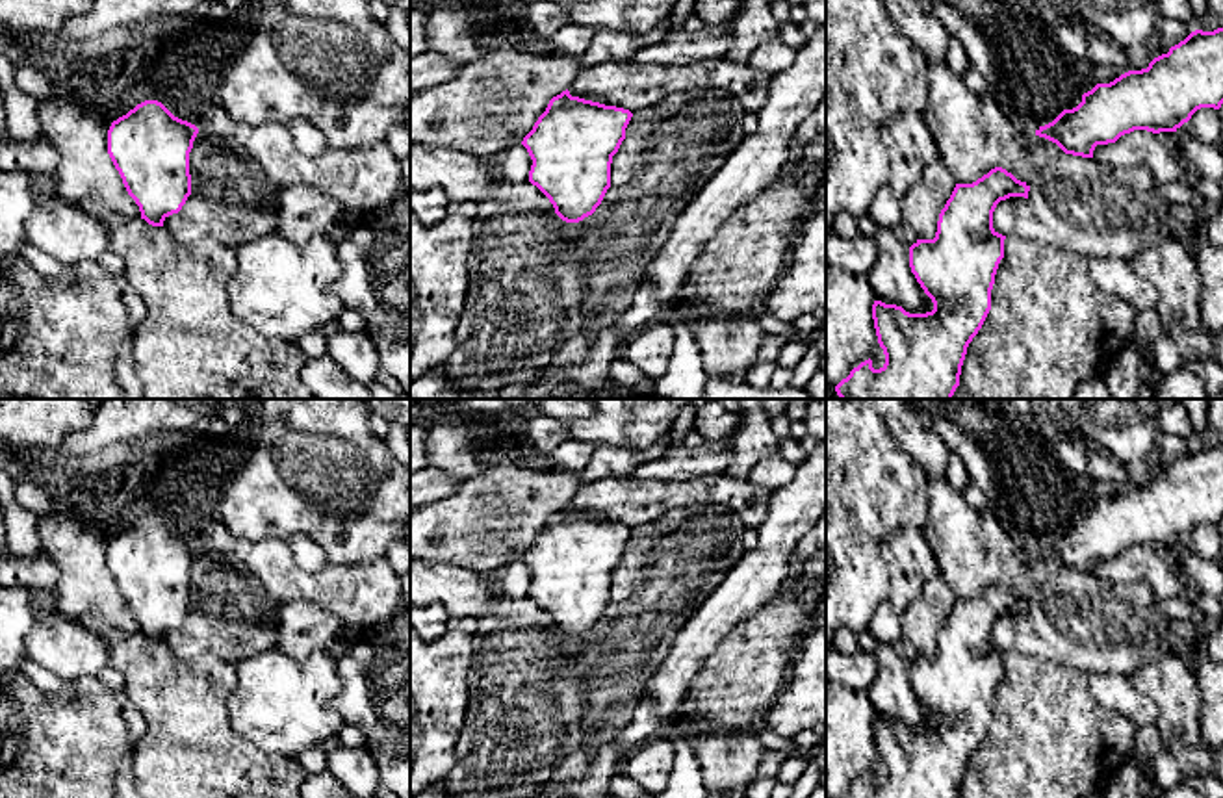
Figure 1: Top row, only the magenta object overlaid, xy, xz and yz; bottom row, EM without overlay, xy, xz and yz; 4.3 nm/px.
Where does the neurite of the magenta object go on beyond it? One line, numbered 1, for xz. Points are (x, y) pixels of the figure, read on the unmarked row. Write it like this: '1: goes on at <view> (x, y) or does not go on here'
1: does not go on here

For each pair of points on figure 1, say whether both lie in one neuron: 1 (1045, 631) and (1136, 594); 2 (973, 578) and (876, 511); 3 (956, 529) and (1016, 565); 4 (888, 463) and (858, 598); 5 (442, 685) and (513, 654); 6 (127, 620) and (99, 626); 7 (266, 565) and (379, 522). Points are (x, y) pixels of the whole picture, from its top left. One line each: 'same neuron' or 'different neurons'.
1: same neuron
2: different neurons
3: same neuron
4: same neuron
5: different neurons
6: same neuron
7: different neurons

